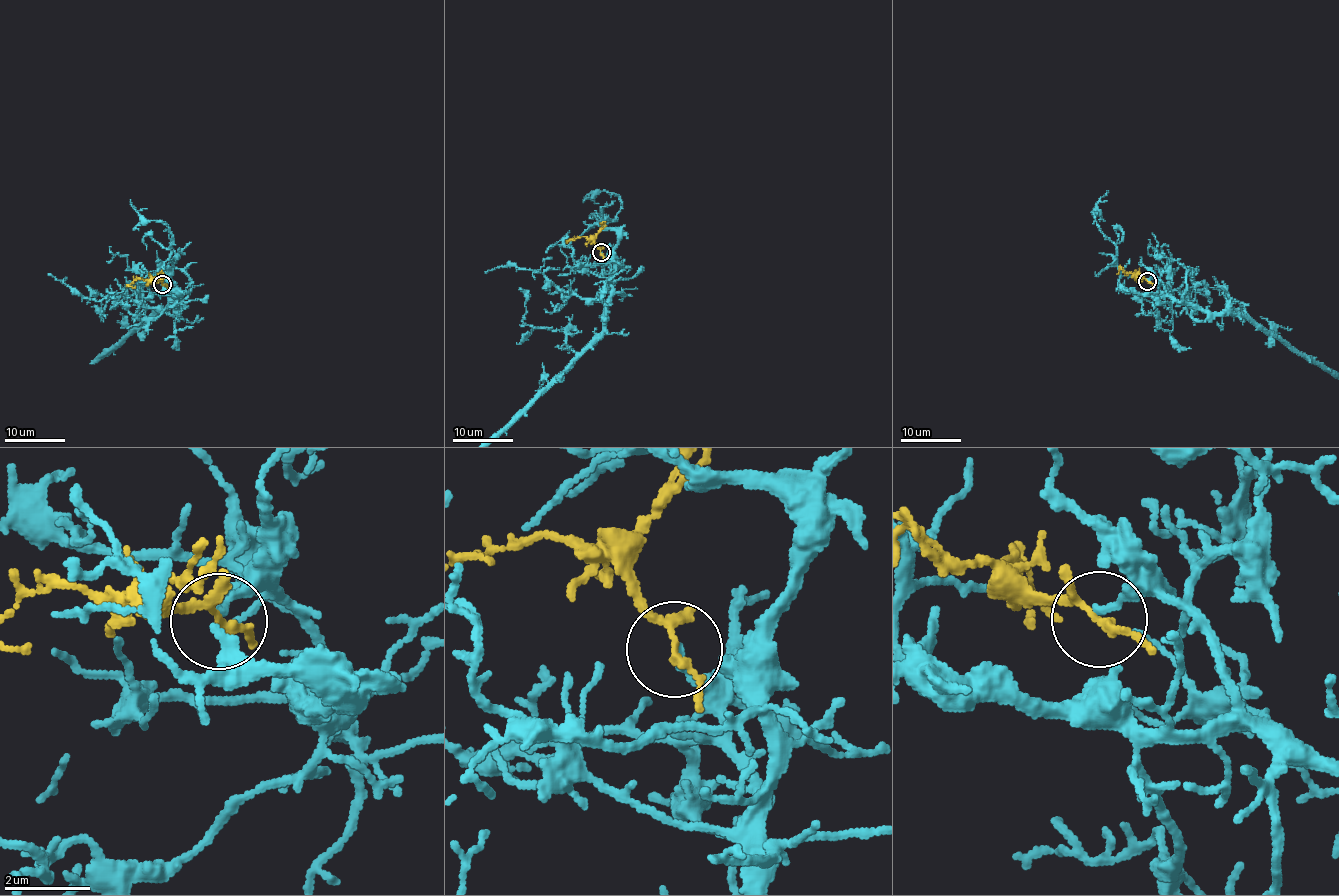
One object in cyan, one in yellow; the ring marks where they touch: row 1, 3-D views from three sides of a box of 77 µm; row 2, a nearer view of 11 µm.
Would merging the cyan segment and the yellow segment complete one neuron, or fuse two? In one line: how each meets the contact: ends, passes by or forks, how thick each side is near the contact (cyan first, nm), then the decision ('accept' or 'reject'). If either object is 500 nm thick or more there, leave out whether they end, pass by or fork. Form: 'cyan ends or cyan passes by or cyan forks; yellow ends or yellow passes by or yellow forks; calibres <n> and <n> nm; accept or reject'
cyan ends; yellow forks; calibres 150 and 140 nm; reject

